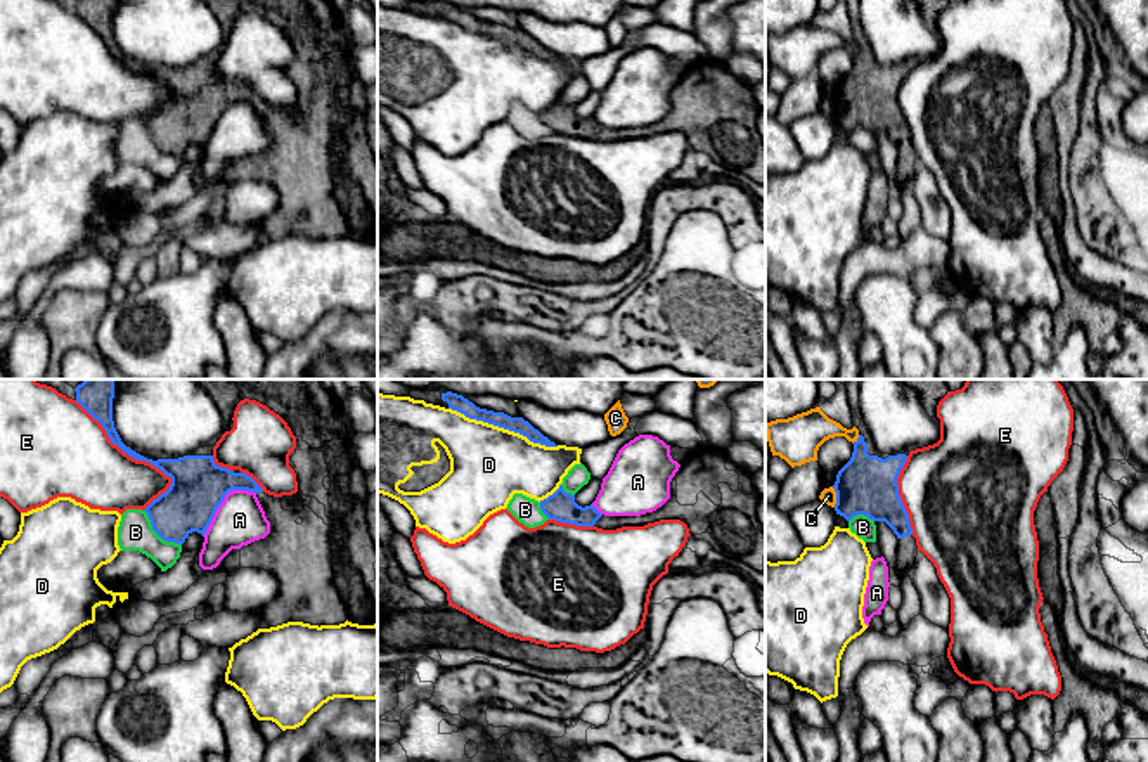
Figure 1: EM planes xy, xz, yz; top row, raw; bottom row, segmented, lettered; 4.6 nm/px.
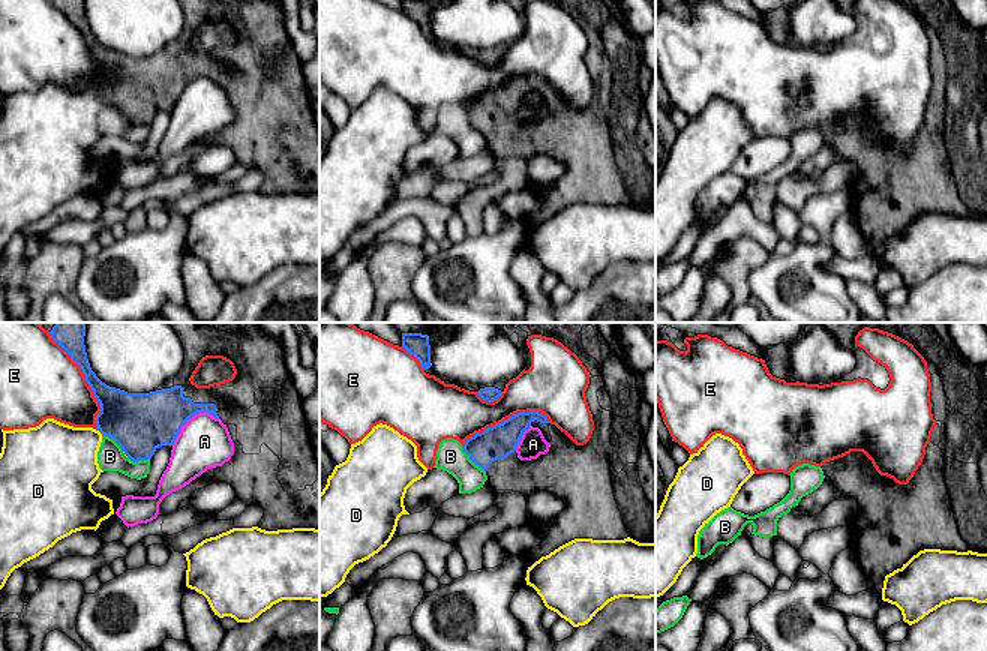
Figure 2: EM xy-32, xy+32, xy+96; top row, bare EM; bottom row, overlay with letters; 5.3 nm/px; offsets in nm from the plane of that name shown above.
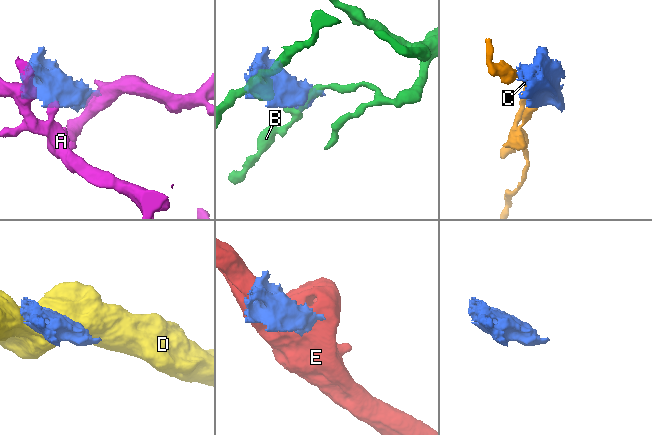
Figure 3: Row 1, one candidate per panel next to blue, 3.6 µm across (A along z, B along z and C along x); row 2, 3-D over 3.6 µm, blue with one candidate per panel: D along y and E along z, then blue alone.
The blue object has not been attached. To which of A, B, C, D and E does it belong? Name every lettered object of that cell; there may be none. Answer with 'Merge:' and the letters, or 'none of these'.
Merge: none of these

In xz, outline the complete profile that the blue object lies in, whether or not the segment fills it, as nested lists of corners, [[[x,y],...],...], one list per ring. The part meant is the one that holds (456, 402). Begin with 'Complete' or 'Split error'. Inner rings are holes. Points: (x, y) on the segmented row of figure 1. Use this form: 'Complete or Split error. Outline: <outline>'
Split error. Outline: [[[410,390],[409,397],[414,400],[424,400],[426,404],[457,410],[469,419],[483,421],[483,423],[519,433],[533,443],[540,443],[545,447],[558,447],[554,442],[551,442],[547,436],[544,436],[539,429],[535,429],[523,417],[511,417],[504,412],[480,409],[473,402],[464,398],[462,395],[452,393],[452,391],[440,393],[440,391]]]

